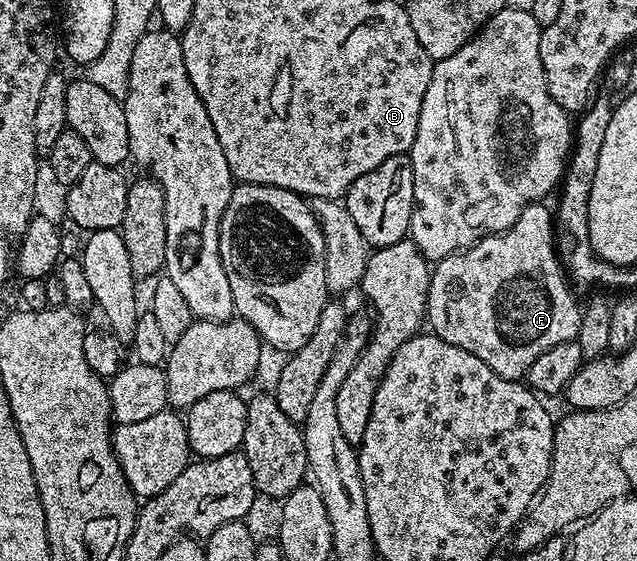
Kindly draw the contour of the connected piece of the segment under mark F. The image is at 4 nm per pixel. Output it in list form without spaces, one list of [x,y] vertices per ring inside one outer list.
[[[536,203],[525,207],[512,229],[482,237],[476,245],[470,245],[462,253],[434,262],[431,271],[425,314],[430,332],[445,339],[445,343],[453,343],[453,347],[461,347],[461,351],[469,351],[469,355],[477,355],[485,367],[507,381],[519,381],[537,355],[545,355],[545,351],[557,347],[562,341],[576,340],[581,327],[581,305],[575,302],[567,286],[568,278],[565,273],[563,278],[559,270],[559,261],[555,258],[555,237],[551,234],[553,213],[545,206]]]

